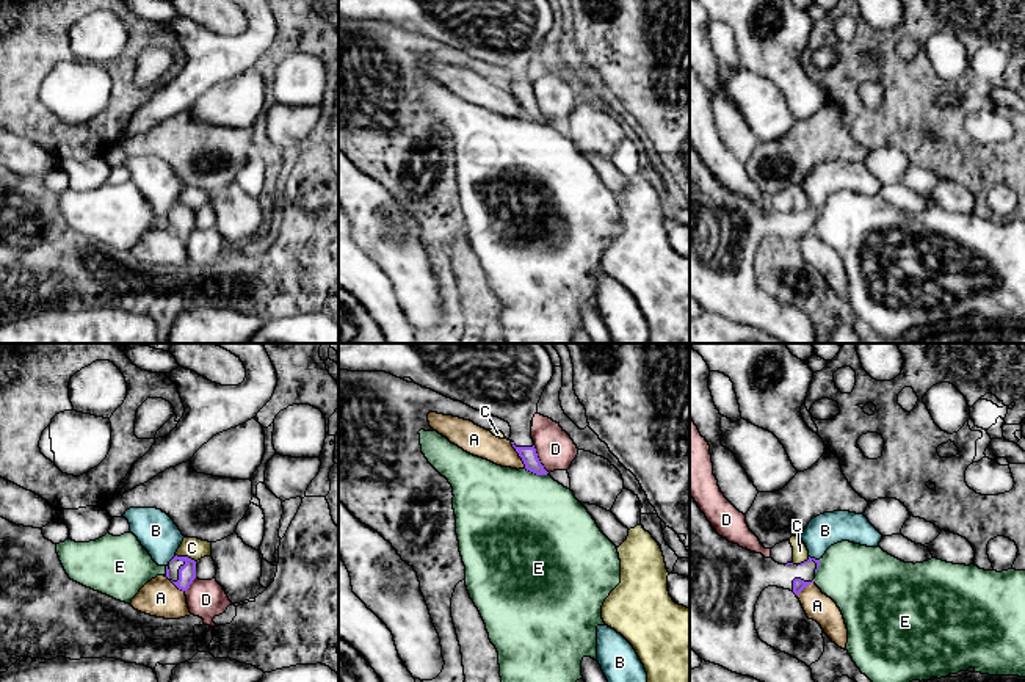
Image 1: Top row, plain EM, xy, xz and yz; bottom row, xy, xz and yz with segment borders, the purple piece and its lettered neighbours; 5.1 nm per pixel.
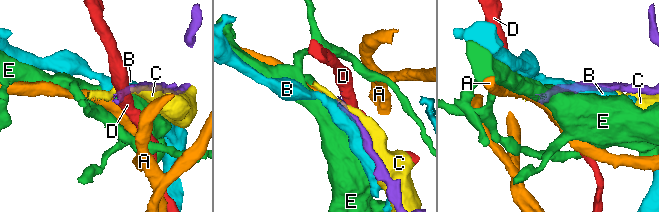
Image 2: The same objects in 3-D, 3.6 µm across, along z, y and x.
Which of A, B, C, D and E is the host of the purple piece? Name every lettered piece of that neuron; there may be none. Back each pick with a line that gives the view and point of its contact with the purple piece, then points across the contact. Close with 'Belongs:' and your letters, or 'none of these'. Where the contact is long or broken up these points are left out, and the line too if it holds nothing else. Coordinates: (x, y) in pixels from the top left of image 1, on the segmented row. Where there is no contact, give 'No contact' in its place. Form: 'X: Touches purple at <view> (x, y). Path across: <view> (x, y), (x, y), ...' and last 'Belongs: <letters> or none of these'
Belongs: none of these

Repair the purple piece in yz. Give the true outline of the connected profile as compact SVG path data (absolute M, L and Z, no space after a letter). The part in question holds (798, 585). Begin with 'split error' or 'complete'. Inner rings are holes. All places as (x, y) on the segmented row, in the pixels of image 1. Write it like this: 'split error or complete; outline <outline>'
split error; outline M690 494L690 648L705 662L760 682L815 682L812 669L759 638L754 622L762 591L777 586L796 596L813 583L820 560L779 564L719 536Z

